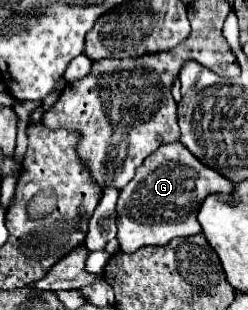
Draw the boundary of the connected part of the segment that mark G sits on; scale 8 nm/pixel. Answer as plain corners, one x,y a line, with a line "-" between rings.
180,141
154,151
154,155
138,167
138,175
126,185
126,191
120,191
116,205
120,251
134,253
146,245
166,245
176,237
198,235
202,231
196,221
198,207
202,199
214,191
230,193
232,181
202,165

